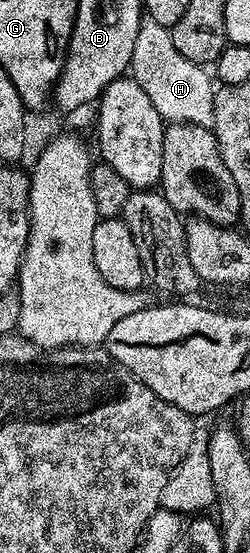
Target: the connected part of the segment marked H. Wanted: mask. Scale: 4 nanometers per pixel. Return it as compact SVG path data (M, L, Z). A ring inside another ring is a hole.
M141 18L138 37L134 40L132 54L131 78L142 85L146 97L150 97L154 109L168 123L193 123L199 127L212 127L214 117L214 79L208 75L201 64L186 61L178 49L174 49L174 41L169 28L158 25L158 21Z

